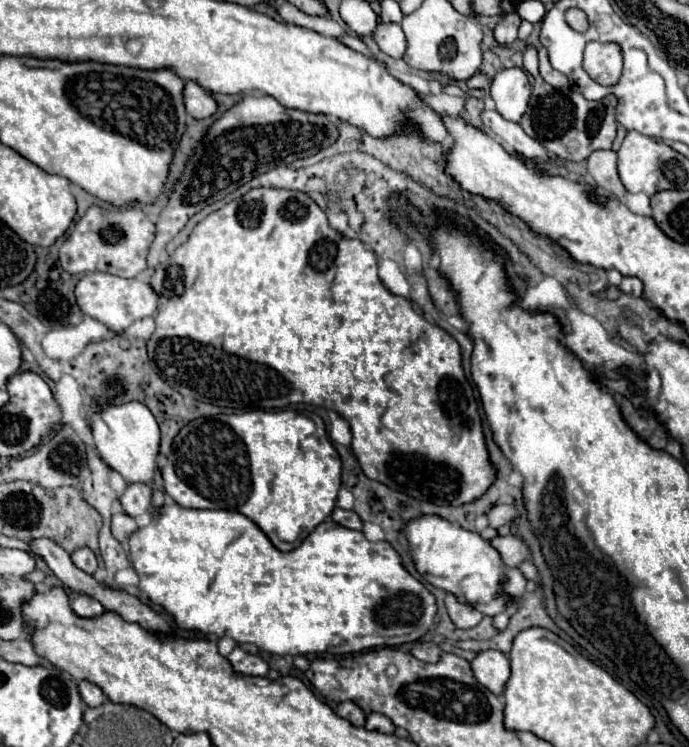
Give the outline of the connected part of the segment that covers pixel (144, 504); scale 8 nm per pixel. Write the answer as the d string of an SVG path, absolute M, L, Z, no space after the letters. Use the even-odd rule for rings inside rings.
M128 483L126 491L120 497L120 503L124 507L124 511L130 517L138 517L144 515L150 507L150 497L152 497L152 489L146 483Z

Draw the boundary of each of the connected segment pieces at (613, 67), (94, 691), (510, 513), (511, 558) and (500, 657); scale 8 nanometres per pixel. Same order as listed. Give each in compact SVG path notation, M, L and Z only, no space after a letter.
M597 41L588 43L586 49L584 49L582 67L596 83L614 85L619 81L623 70L620 46L616 43L600 43Z
M78 681L78 691L80 691L80 697L82 701L88 705L88 707L98 707L104 703L104 693L98 685L90 683L90 681Z
M498 503L498 505L490 507L490 511L488 511L488 521L490 521L490 527L494 527L494 529L498 529L506 523L512 523L514 517L516 517L516 509L510 503Z
M506 535L506 537L494 537L492 541L492 547L500 553L502 557L502 563L506 567L518 567L522 561L530 559L530 551L528 551L528 545L514 537L514 535Z
M480 651L470 663L474 677L494 695L504 693L504 685L510 677L510 661L508 655L502 651Z

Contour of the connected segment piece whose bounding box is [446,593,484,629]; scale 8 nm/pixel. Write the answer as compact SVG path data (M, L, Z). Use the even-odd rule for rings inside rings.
M446 595L446 609L448 609L448 615L450 615L450 619L454 621L454 625L458 627L458 629L472 629L472 627L476 627L480 621L482 621L482 613L480 611L476 611L474 607L470 607L470 605L462 605L462 603L458 603L456 601L456 597L454 595Z

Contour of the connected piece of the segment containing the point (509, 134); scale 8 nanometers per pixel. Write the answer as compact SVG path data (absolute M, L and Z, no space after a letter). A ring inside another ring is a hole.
M484 109L482 115L482 127L490 129L502 143L506 143L510 149L514 149L518 155L526 159L538 159L538 161L548 161L546 149L532 137L526 135L526 131L508 119L504 119L496 109Z

